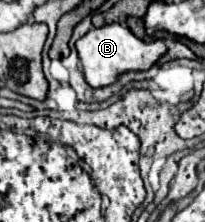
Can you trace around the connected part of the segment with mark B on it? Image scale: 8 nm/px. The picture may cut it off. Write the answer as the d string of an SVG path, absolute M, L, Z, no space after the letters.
M106 24L102 28L92 28L86 36L82 36L76 42L76 50L84 68L86 82L92 88L104 88L114 84L124 72L138 72L148 70L152 64L156 64L158 58L166 54L166 46L162 40L154 42L142 42L136 38L126 26L122 24Z

